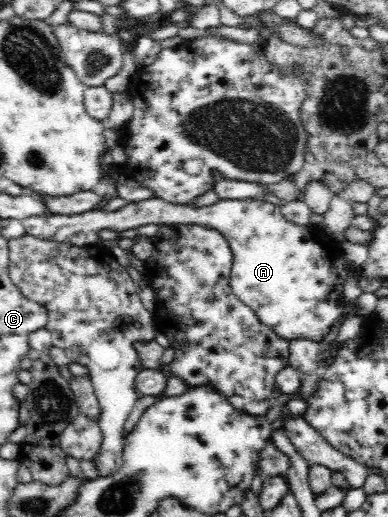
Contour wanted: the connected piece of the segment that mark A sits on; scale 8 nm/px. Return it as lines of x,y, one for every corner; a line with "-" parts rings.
160,197
150,198
150,200
140,200
140,202
128,202
125,207
118,209
117,211
104,211
103,209
94,209
90,212
82,212
82,214
74,215
54,215
54,214
44,214
44,216
28,216
28,218
22,219
22,224
25,228
25,233
35,236
36,238
42,238
50,241
68,243
70,245
76,246
86,246
99,243
96,238
96,232
98,230
110,229
114,231
130,230
130,228
138,228
139,226
144,226
144,224
158,224
158,225
174,225
174,224
199,224
200,226
205,226
206,228
213,228
217,230
226,240
229,242
230,248
232,249
234,258
233,265
231,268
231,277
229,278
230,286
232,287
233,294
237,296
240,302
244,302
246,306
252,308
254,313
258,315
258,319
264,323
264,325
270,327
270,329
276,332
278,337
282,337
290,342
296,337
308,337
316,342
322,342
324,337
328,334
330,327
336,320
341,320
341,323
348,317
357,315
353,307
359,307
358,304
355,306
355,302
345,303
343,300
342,286
344,286
344,281
348,278
350,274
350,264
343,256
343,250
339,246
339,242
336,238
333,238
323,227
316,227
314,225
298,226
293,222
288,222
284,218
284,215
279,209
279,205
274,205
262,201
261,199
250,199
242,198
238,200
219,200
210,206
203,206
200,208
192,208
191,206
174,204
162,200

